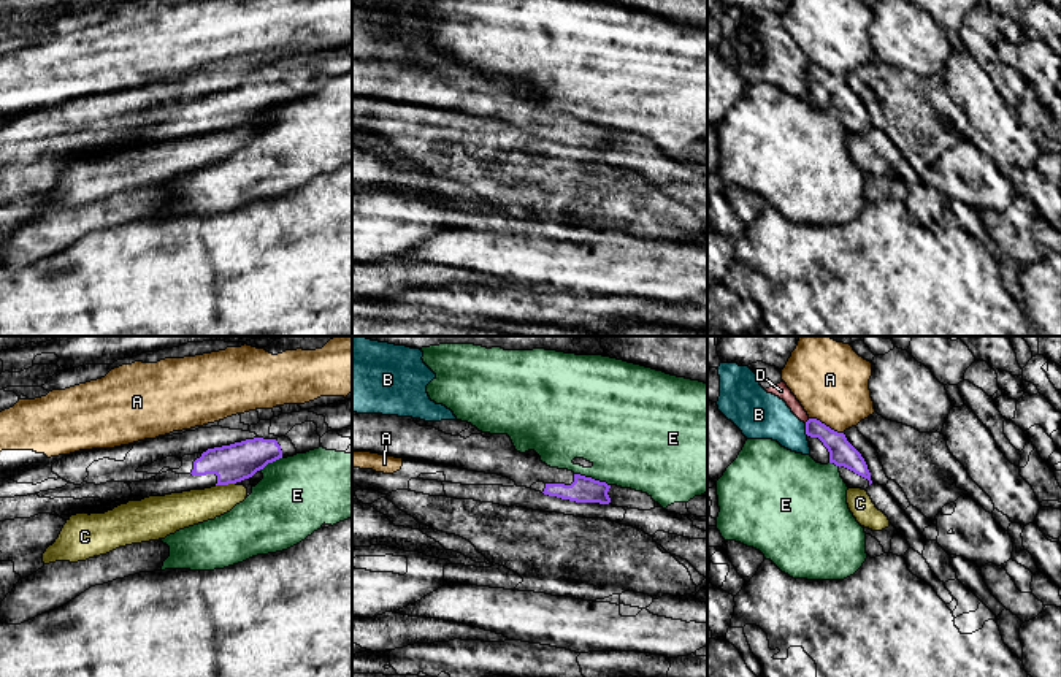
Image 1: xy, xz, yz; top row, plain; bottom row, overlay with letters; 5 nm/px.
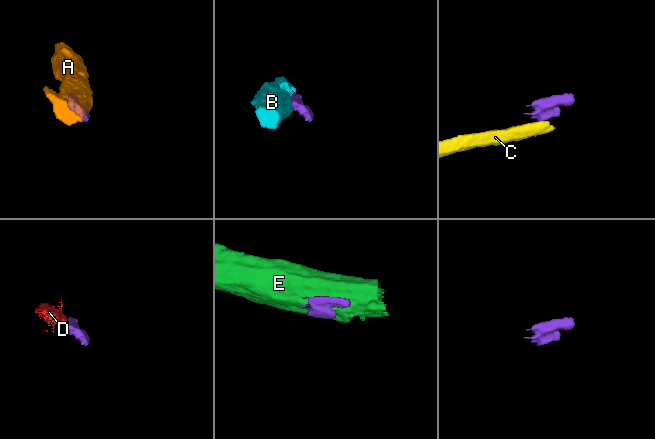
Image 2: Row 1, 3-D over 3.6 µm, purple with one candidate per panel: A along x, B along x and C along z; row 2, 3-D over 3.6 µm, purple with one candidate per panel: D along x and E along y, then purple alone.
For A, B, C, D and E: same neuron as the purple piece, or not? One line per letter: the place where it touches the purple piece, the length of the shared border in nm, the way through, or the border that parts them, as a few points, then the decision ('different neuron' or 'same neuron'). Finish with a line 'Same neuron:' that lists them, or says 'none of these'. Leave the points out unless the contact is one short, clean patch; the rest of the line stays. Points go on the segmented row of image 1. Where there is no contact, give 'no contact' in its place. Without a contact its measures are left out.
A: contact yz (825, 425); length 190 nm; different neuron
B: contact yz (806, 430); length 70 nm; different neuron
C: contact xy (225, 484); length 110 nm; different neuron
D: contact yz (808, 420); length 40 nm; border yz (809, 419), (804, 422); different neuron
E: contact xz (590, 478); length 200 nm; different neuron
Same neuron: none of these

